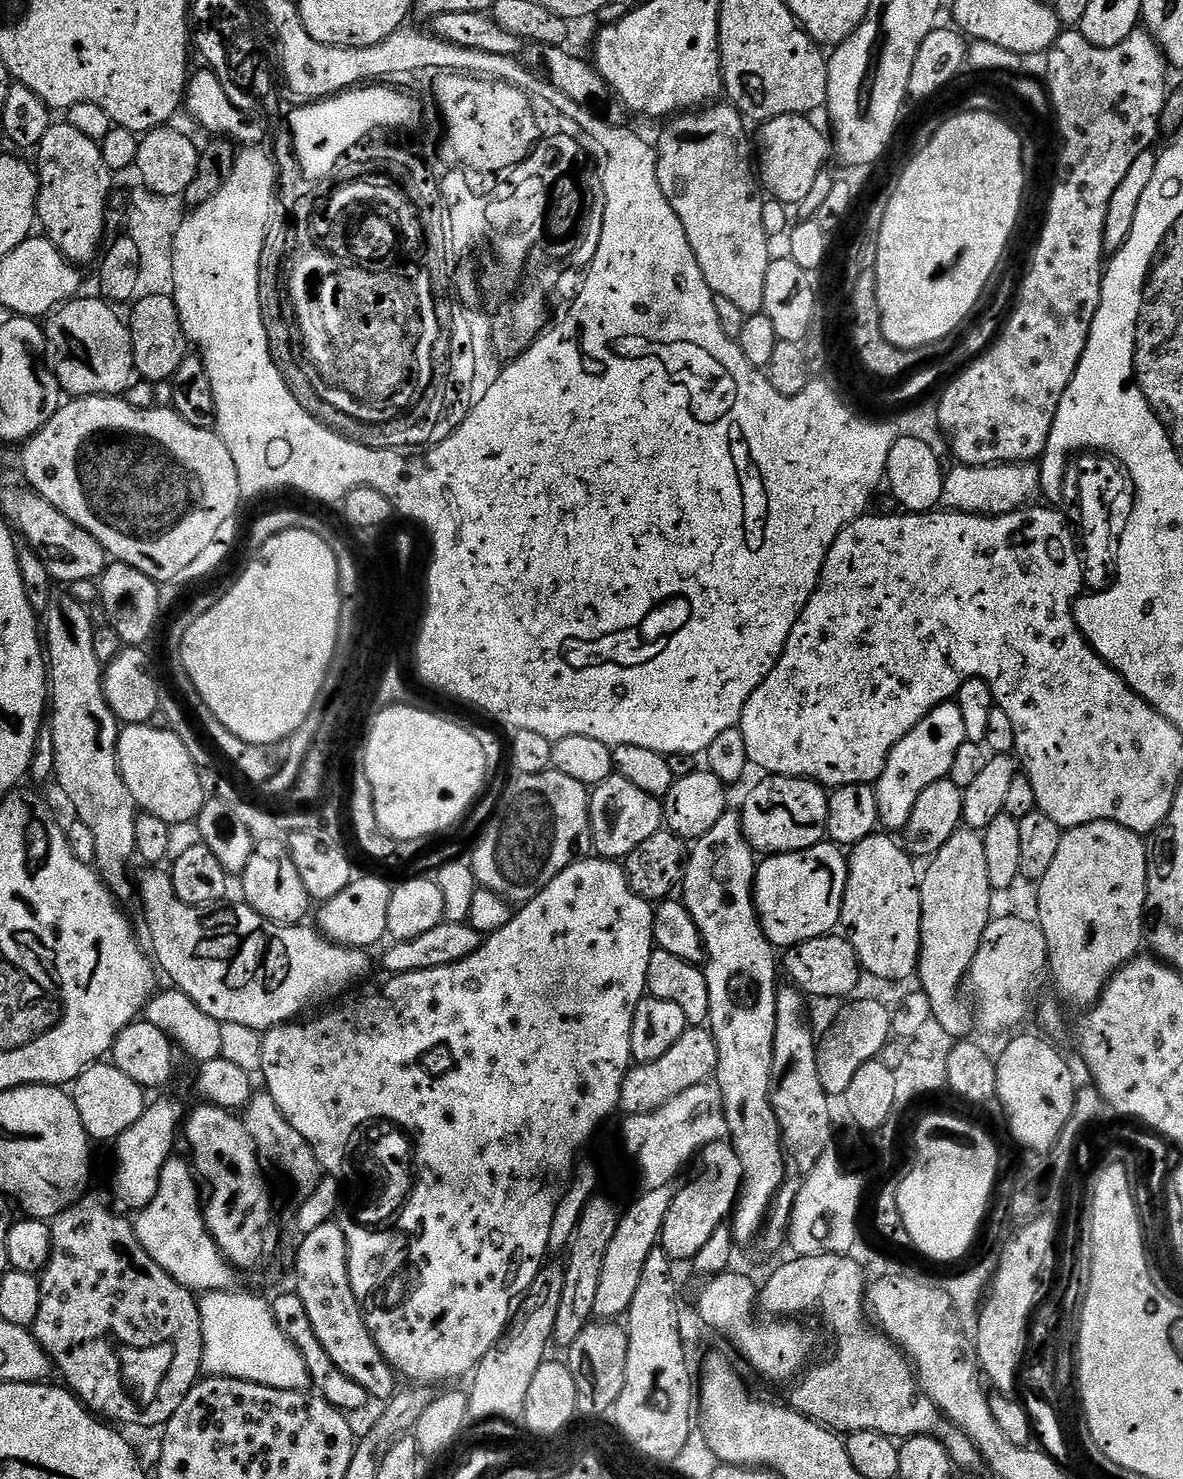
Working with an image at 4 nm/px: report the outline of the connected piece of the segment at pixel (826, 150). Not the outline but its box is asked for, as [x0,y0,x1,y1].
[754,115,830,206]

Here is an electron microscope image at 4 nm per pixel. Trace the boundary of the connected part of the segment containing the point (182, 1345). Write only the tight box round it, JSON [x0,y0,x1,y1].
[30,1195,204,1430]

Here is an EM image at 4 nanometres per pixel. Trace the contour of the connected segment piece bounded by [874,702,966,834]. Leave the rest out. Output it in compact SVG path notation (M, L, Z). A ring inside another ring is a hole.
M949 702L930 710L930 714L926 714L926 718L922 718L922 722L918 722L918 726L914 726L914 730L910 730L910 734L906 734L894 750L890 750L888 761L874 785L880 822L889 833L899 833L907 826L914 802L918 802L926 786L948 779L950 766L954 766L954 754L958 754L958 746L962 746L965 740L962 710L958 710L955 702Z

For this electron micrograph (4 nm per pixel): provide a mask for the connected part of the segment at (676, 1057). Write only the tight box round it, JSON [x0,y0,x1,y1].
[619,1026,716,1114]

